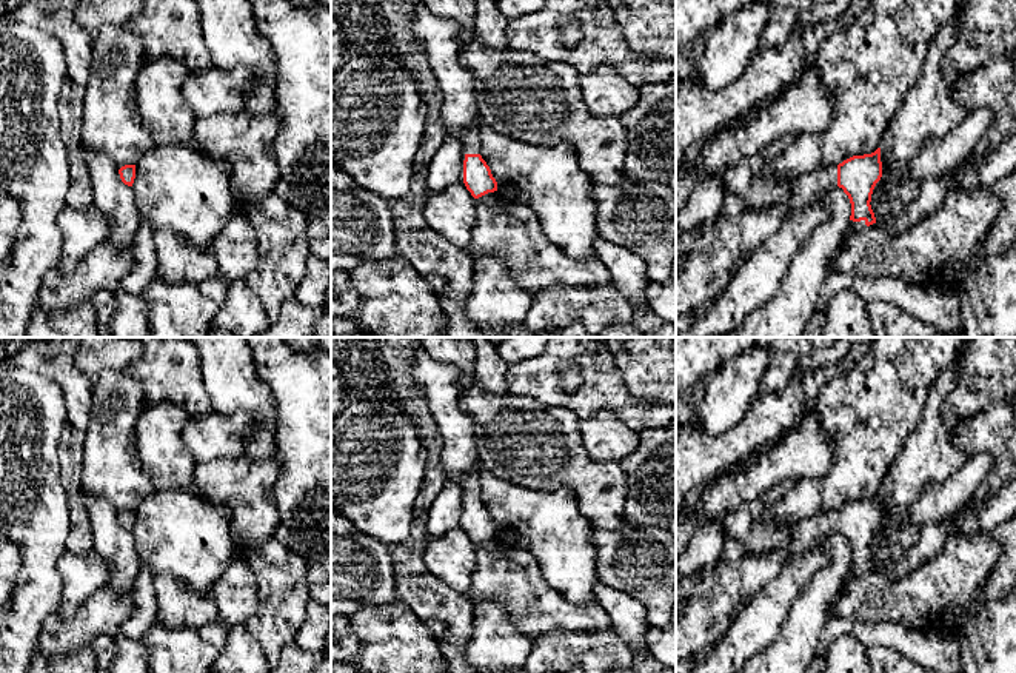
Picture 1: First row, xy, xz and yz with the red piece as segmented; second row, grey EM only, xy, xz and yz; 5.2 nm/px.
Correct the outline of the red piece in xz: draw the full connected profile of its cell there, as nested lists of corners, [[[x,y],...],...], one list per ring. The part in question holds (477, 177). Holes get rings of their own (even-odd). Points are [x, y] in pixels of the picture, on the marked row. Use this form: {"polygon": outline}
{"polygon": [[[477,119],[463,134],[462,148],[463,160],[463,183],[474,199],[488,193],[497,191],[497,182],[491,174],[490,166],[480,156],[479,128],[482,120]]]}

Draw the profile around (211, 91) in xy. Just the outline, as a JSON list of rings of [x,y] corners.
[[[212,66],[191,72],[182,94],[196,117],[205,119],[225,111],[240,111],[252,86],[254,77],[246,68],[222,71]]]

